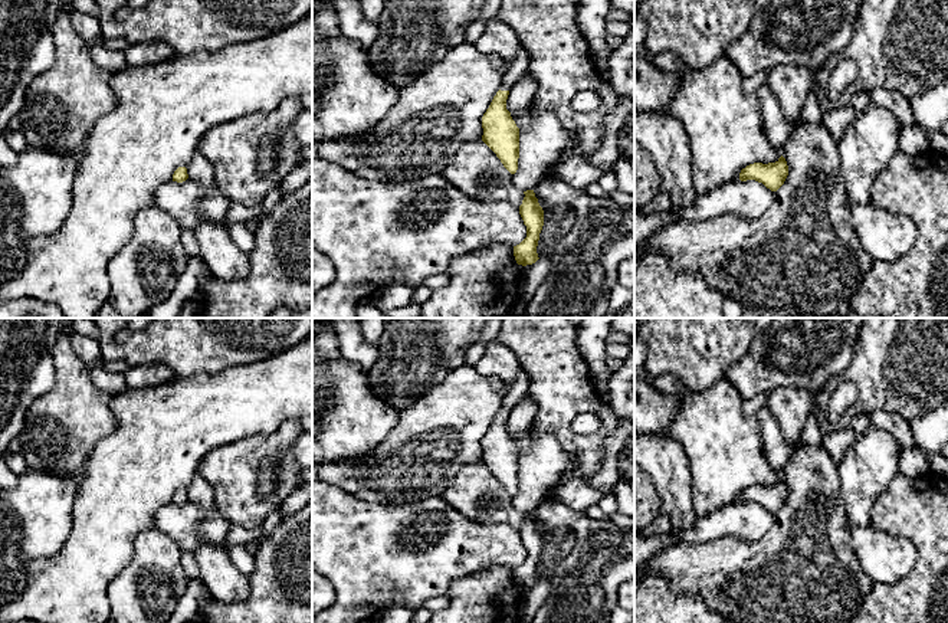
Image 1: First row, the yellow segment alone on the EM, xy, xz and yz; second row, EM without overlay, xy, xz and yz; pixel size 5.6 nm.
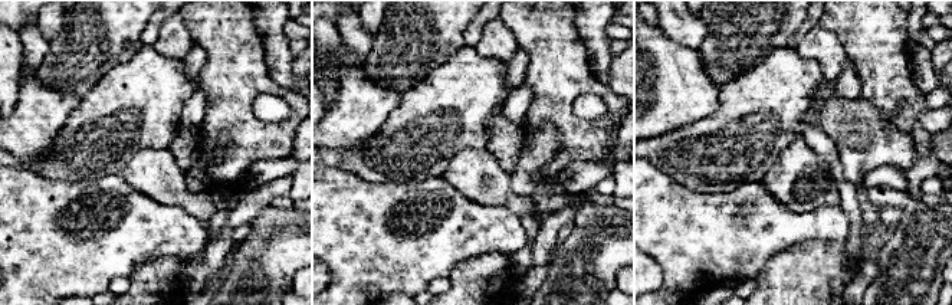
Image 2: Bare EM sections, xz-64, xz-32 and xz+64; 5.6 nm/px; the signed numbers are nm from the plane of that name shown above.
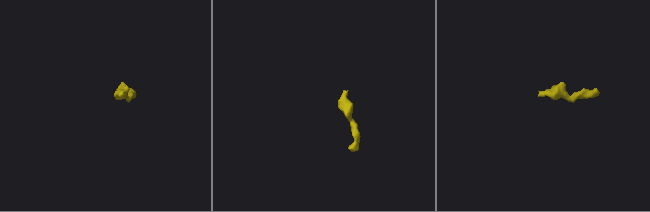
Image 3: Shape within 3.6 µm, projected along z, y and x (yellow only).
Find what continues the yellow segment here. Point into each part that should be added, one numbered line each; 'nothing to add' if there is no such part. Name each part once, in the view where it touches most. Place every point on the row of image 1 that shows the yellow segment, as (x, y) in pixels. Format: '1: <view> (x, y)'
1: xz (518, 68)

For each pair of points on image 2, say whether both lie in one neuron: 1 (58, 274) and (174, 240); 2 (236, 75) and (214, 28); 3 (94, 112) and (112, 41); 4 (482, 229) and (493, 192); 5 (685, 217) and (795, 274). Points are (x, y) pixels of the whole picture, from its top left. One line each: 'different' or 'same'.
1: same
2: same
3: different
4: different
5: different

